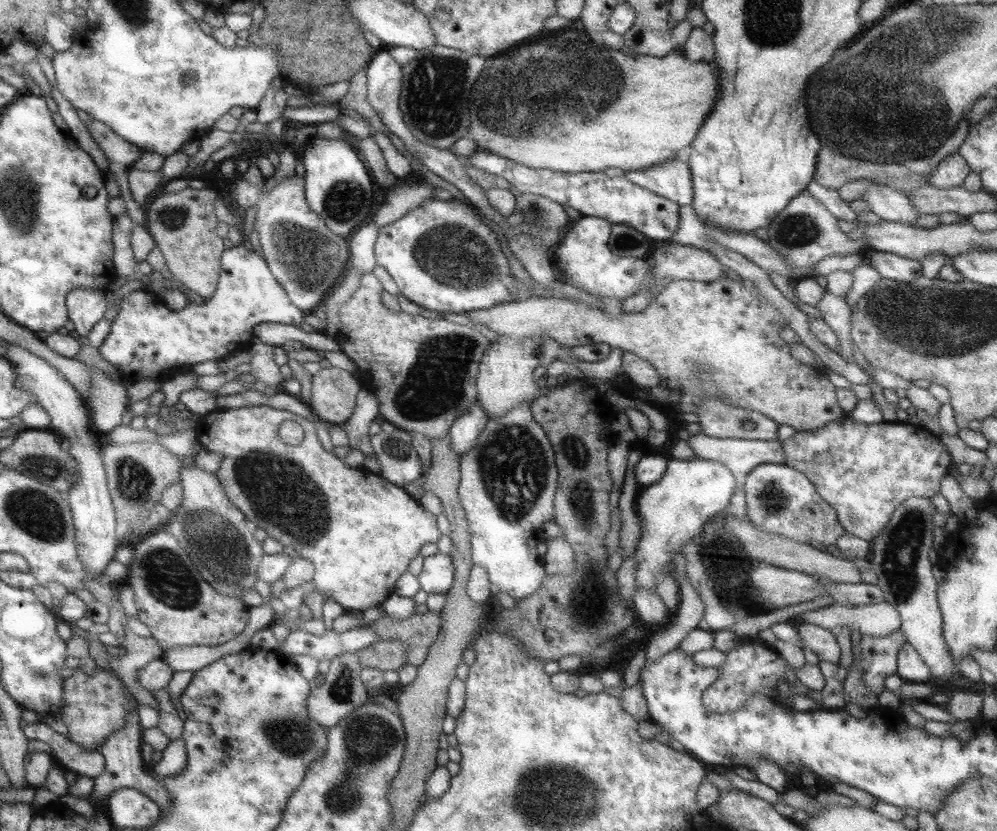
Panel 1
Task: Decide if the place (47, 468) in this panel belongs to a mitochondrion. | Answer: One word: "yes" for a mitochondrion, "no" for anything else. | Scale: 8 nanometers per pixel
yes

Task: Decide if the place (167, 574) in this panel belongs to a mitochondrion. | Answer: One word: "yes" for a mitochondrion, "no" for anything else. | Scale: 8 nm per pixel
yes

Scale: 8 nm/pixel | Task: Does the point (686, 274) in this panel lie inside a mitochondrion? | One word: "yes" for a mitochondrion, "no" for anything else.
no

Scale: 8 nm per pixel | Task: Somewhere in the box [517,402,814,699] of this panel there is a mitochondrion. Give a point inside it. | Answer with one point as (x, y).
(573, 457)

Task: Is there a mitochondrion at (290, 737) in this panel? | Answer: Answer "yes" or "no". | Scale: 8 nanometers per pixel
yes

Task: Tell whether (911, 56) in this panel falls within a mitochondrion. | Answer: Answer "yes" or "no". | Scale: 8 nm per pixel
yes

